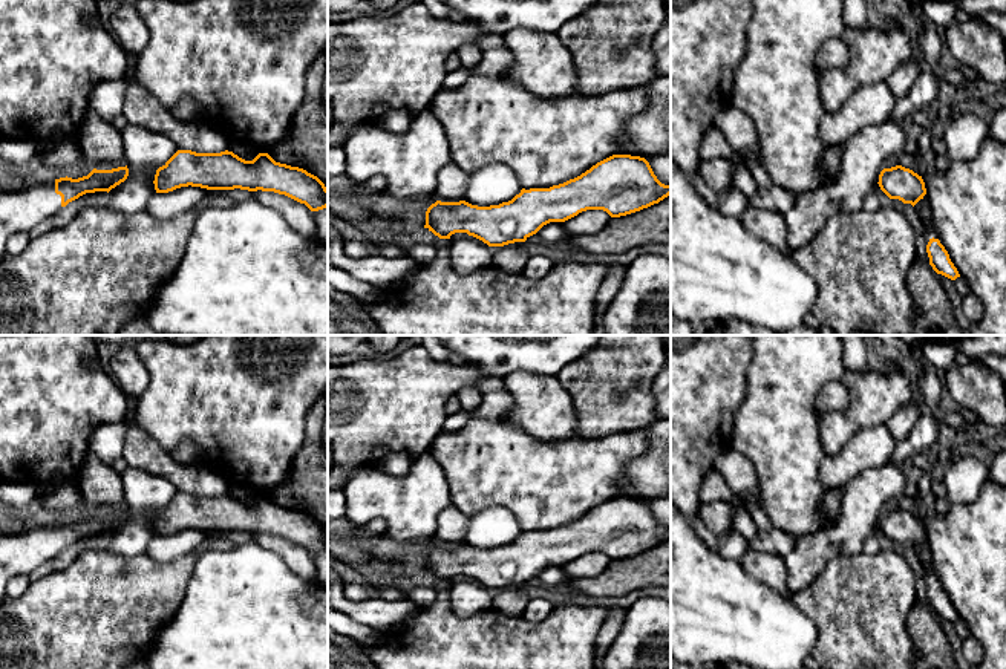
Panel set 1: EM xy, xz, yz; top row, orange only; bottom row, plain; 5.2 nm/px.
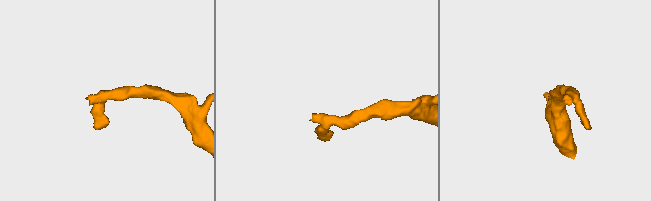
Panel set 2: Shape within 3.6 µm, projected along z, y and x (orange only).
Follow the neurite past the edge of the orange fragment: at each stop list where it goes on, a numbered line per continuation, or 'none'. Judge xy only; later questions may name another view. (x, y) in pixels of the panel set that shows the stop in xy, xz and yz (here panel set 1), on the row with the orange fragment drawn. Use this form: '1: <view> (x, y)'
1: xy (22, 208)

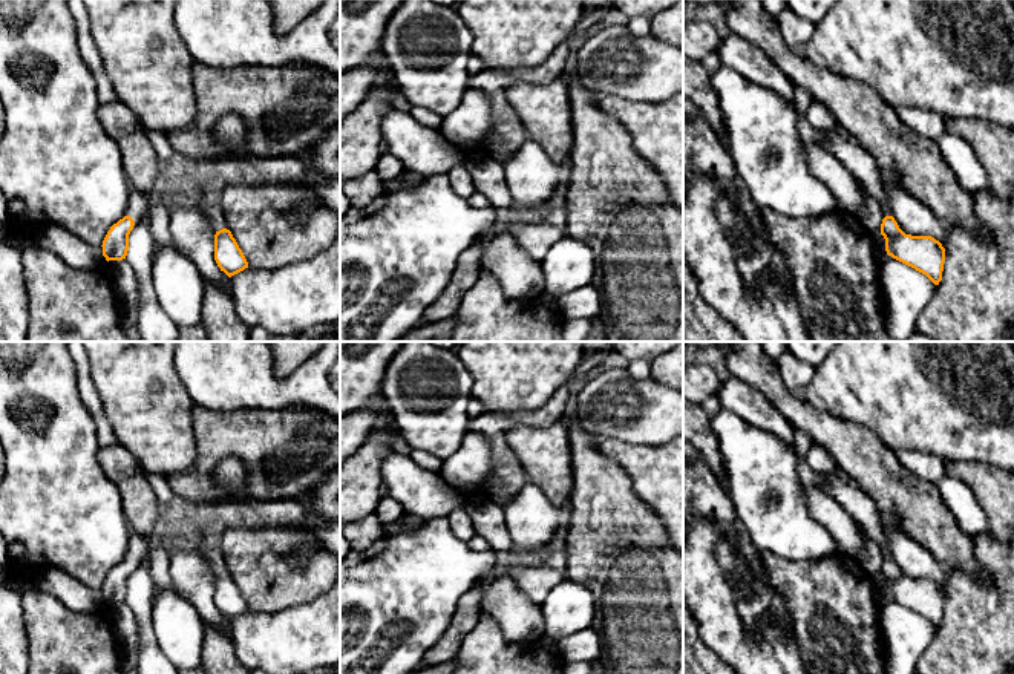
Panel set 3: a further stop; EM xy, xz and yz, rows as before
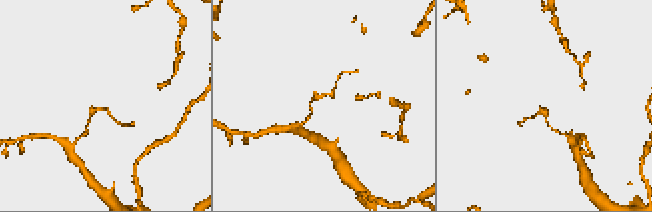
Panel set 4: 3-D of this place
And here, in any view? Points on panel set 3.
1: xy (138, 201)

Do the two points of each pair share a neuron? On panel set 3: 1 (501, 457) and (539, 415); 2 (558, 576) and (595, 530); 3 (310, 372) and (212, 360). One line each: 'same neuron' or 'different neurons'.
1: same neuron
2: different neurons
3: same neuron

